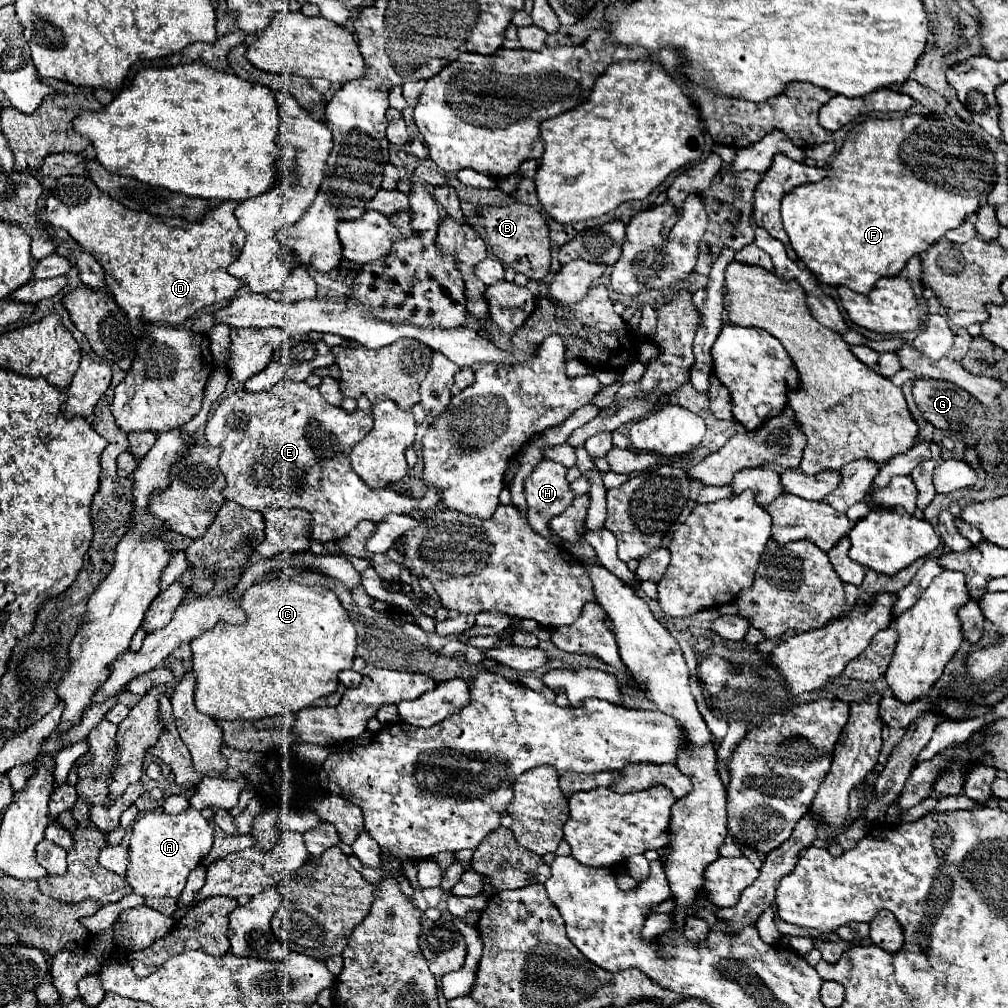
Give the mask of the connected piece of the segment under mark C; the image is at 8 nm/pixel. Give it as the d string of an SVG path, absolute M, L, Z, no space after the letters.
M277 577L277 579L271 579L271 581L261 581L261 583L255 583L253 587L249 587L243 597L241 597L241 609L247 611L249 615L249 621L245 625L227 625L227 623L217 623L211 631L205 631L201 637L197 637L193 643L191 643L191 651L193 651L193 661L191 661L191 667L197 675L197 691L195 691L195 705L201 713L213 717L213 719L229 719L229 721L235 721L235 719L247 719L247 721L255 721L255 719L263 719L265 717L273 717L279 715L285 715L287 713L297 713L305 707L309 707L315 699L319 697L327 697L331 693L337 691L337 685L339 685L339 671L345 671L345 669L351 669L353 665L353 659L355 659L355 647L357 647L357 633L355 633L355 627L347 615L347 611L343 609L341 601L337 599L337 595L323 587L323 585L303 585L303 583L297 583L293 579L287 579L287 577Z

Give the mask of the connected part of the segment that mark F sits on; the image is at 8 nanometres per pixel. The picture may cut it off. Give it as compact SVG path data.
M933 113L933 115L907 115L907 117L895 117L895 119L867 119L863 123L859 123L845 139L845 143L841 150L836 154L831 169L828 171L828 177L819 183L805 183L799 185L797 189L793 189L791 193L787 193L783 197L781 203L781 215L783 215L783 225L785 231L789 235L791 247L795 249L797 257L803 259L803 263L807 265L807 269L817 277L819 283L825 285L843 285L849 287L857 293L867 295L875 281L881 277L897 277L903 267L907 265L907 261L913 255L919 255L923 251L927 251L931 245L935 245L949 229L959 227L965 221L965 215L975 213L981 207L981 199L985 199L993 185L997 183L997 173L995 173L995 159L993 153L989 151L987 141L983 139L983 129L975 123L967 123L961 117L953 115L953 113Z

